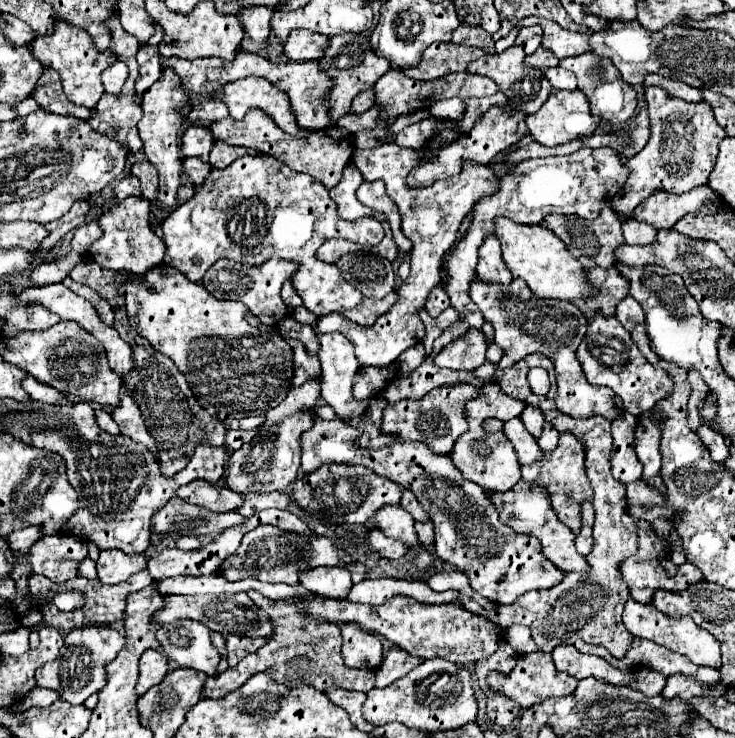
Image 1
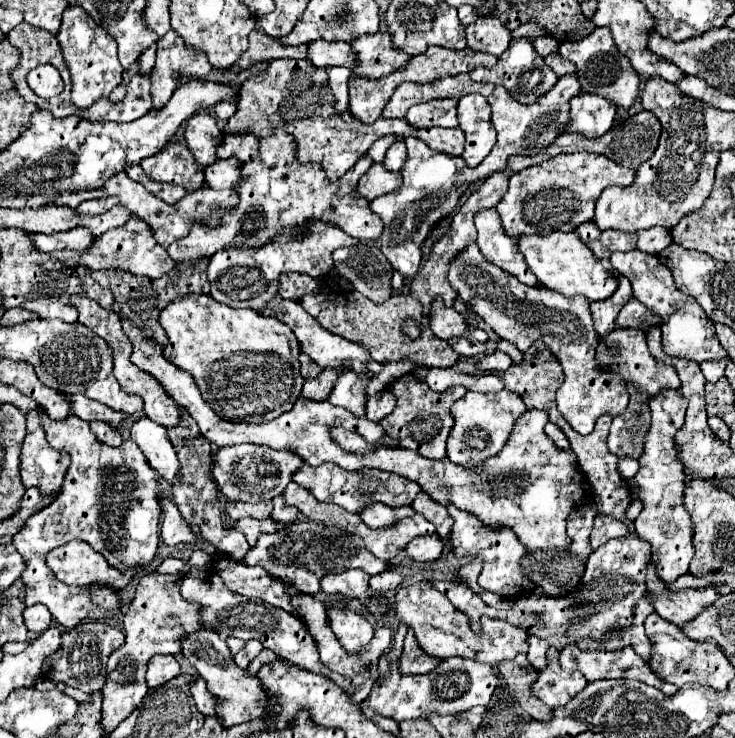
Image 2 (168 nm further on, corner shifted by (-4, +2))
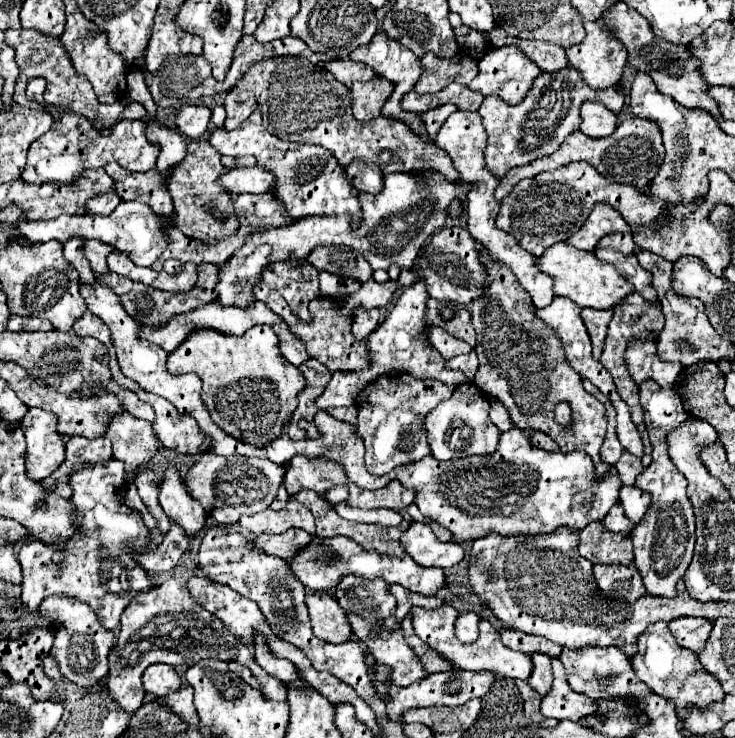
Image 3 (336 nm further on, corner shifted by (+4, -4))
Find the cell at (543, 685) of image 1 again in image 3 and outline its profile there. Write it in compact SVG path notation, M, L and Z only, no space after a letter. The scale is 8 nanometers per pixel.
M552 658L552 668L554 668L554 682L550 692L542 698L540 704L542 716L576 722L578 718L596 712L592 698L588 698L586 694L578 694L568 686L564 666L558 658Z

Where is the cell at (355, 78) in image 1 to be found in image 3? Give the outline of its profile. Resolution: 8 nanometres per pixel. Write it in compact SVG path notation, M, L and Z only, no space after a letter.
M376 32L376 38L372 38L372 42L368 46L360 46L356 48L352 54L350 54L350 60L358 60L358 62L364 62L366 66L370 66L372 70L376 70L378 76L382 78L388 78L390 82L396 84L396 90L391 94L390 98L386 101L382 109L382 116L385 118L392 118L392 120L402 120L404 124L408 124L414 132L418 132L424 140L428 140L426 136L426 129L420 117L415 112L402 112L400 106L400 98L412 90L414 82L420 78L420 60L406 48L402 46L400 42L396 40L390 40L384 32Z

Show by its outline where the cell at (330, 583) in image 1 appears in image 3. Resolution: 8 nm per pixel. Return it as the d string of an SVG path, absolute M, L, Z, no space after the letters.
M348 576L336 586L334 596L340 602L340 606L346 610L346 614L350 616L350 626L352 626L354 636L364 642L366 650L374 656L374 660L378 664L386 664L392 668L392 682L396 686L410 686L412 682L428 676L424 672L418 656L404 642L402 632L396 632L396 628L398 628L396 618L394 618L396 598L388 592L388 582L384 582L380 578L368 580L368 578L360 578L360 576Z

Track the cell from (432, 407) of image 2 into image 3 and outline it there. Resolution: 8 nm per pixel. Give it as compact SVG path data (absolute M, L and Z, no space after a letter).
M388 372L368 384L356 398L358 434L364 438L368 472L388 474L396 466L426 458L430 454L430 446L424 434L424 418L450 396L450 386L436 380L418 380L406 372Z

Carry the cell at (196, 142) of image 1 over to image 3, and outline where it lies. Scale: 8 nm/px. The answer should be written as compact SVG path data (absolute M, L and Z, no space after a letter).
M182 106L178 110L176 124L178 124L178 130L186 138L190 138L190 140L202 138L204 132L208 130L208 124L210 124L210 108L206 108L206 106Z

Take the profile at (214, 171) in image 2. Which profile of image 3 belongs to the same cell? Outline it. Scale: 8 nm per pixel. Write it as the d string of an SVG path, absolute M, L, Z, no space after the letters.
M258 166L254 168L230 168L226 170L216 182L228 190L228 194L262 194L272 188L274 176L266 170L260 170Z

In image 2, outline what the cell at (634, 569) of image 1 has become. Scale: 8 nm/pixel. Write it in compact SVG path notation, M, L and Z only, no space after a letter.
M648 564L648 592L656 596L656 614L678 628L694 620L704 608L712 606L716 602L718 594L710 588L706 590L688 590L688 592L668 592L666 584L658 580L656 570L652 564Z

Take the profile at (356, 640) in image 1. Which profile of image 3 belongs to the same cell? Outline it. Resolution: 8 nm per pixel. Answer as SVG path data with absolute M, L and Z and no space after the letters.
M310 592L306 596L306 606L310 610L316 638L332 644L352 640L352 628L348 626L348 616L344 614L344 608L328 592Z

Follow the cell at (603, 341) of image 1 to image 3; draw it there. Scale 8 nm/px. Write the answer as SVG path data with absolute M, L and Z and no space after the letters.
M632 340L626 348L624 360L636 384L654 380L664 390L674 388L674 382L682 370L682 364L662 362L656 354L656 342L650 342L650 340Z

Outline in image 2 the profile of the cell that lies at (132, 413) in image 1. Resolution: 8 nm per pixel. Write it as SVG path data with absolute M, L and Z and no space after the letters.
M142 418L134 422L132 440L138 444L138 448L148 458L148 464L170 484L174 486L176 478L180 478L180 462L176 456L174 446L168 440L168 432L160 428L160 424Z

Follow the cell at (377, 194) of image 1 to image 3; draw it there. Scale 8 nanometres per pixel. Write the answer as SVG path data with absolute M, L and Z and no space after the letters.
M356 160L348 166L346 176L358 192L380 194L380 190L384 188L384 172L376 164L364 164Z

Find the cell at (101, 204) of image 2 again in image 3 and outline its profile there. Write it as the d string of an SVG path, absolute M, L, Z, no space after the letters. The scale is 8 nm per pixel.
M100 194L96 198L92 198L88 204L86 204L86 210L90 214L110 214L116 206L120 204L120 196L118 194Z

